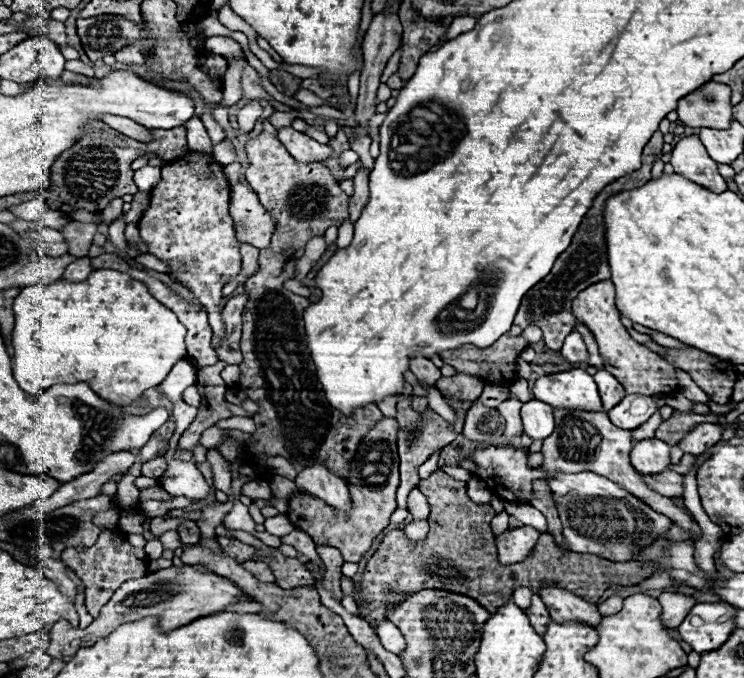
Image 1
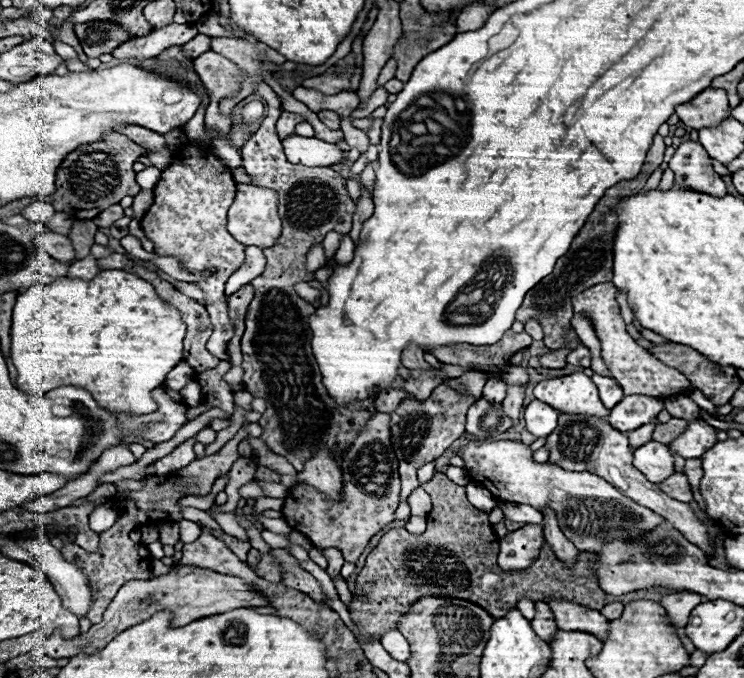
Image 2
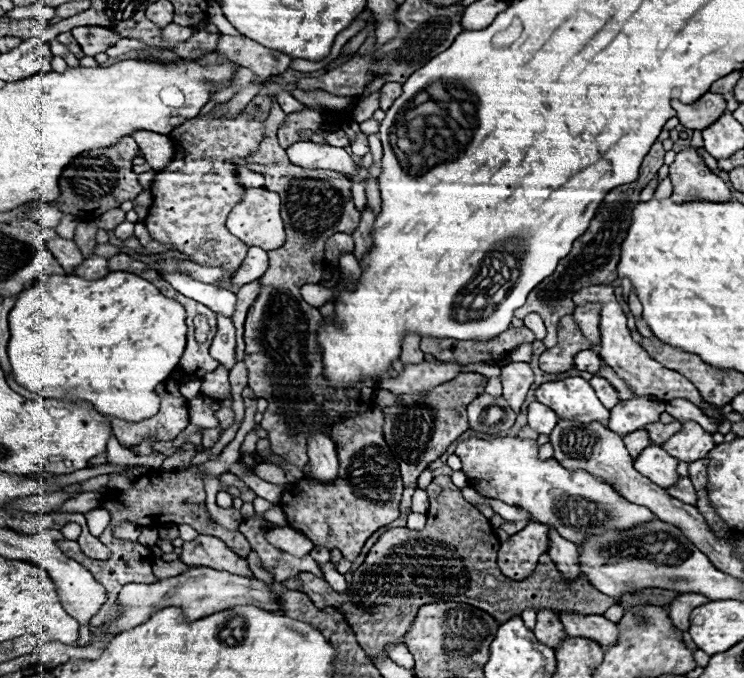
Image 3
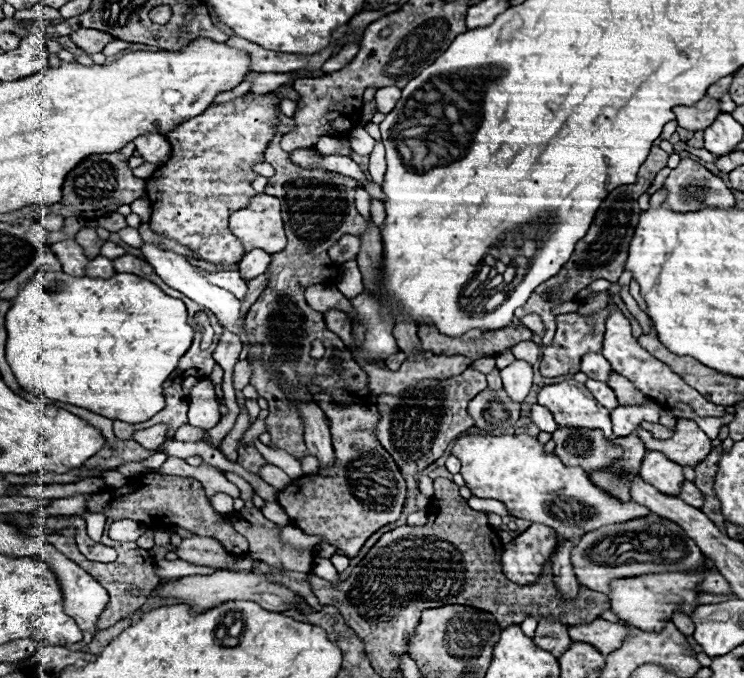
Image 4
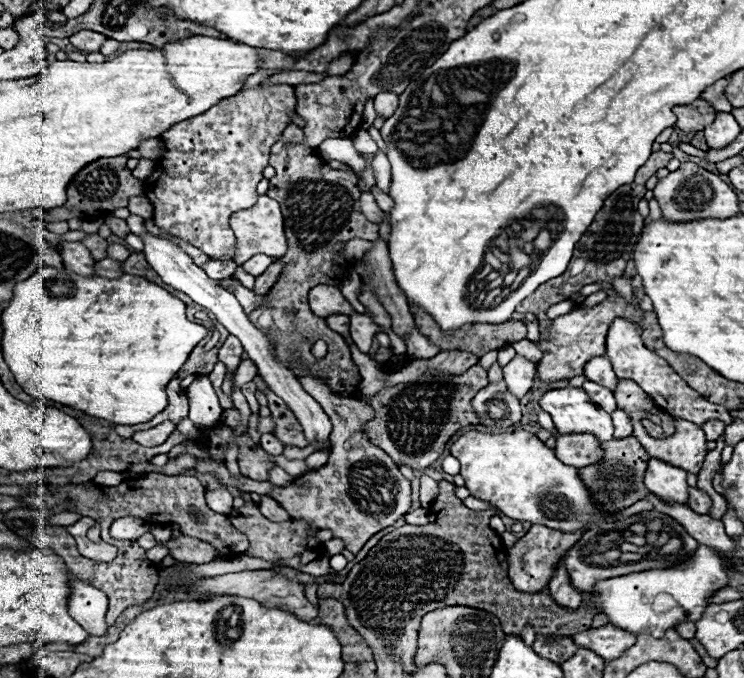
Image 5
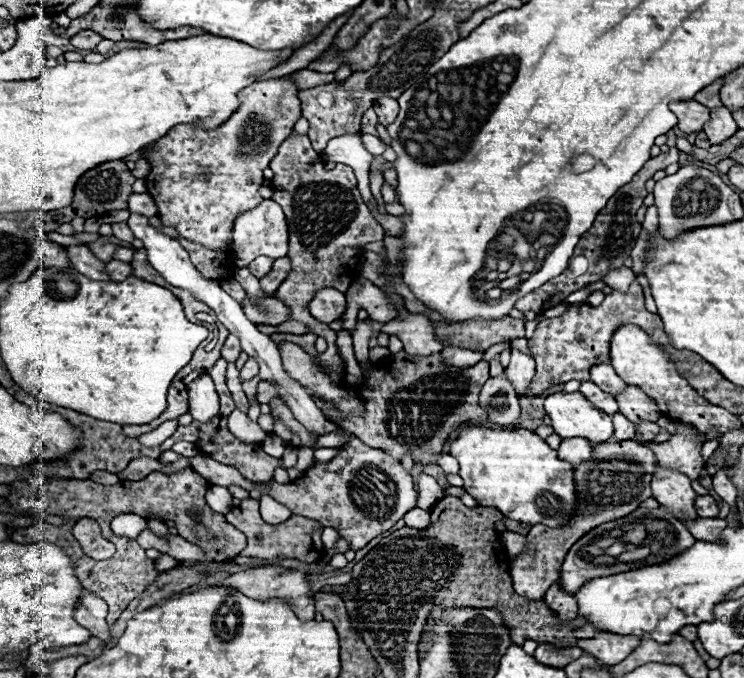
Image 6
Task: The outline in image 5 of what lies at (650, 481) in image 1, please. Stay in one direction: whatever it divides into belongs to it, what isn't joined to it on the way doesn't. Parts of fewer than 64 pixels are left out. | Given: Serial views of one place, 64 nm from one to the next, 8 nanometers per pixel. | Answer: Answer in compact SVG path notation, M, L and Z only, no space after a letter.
M688 488L688 506L694 510L694 512L698 512L698 514L708 514L708 510L710 510L710 498L708 498L708 494L706 492L702 492L702 490L698 490L698 488Z

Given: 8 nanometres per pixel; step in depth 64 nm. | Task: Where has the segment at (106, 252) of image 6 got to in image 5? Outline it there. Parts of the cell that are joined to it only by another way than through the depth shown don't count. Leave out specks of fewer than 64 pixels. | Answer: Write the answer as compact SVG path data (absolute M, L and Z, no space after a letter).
M86 234L86 238L82 238L80 242L86 244L86 248L90 250L90 254L94 256L94 260L102 260L102 258L106 258L108 242L106 242L104 238L100 238L98 234Z

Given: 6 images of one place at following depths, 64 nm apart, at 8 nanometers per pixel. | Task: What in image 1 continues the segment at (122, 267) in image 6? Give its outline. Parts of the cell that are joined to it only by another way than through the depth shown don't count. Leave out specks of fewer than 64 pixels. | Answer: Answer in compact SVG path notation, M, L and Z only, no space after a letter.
M84 256L84 258L78 258L76 262L68 264L60 280L66 280L66 282L82 282L82 280L88 278L90 272L92 272L92 268L90 268L90 258Z

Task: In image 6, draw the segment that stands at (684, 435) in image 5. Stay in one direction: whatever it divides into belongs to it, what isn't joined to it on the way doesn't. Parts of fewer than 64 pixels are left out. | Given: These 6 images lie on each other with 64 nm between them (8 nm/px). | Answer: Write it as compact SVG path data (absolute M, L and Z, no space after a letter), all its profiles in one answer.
M676 422L676 434L672 434L668 442L646 442L644 446L654 452L658 464L662 464L664 468L678 470L696 480L704 468L702 442L698 442L698 436L700 432L694 426Z

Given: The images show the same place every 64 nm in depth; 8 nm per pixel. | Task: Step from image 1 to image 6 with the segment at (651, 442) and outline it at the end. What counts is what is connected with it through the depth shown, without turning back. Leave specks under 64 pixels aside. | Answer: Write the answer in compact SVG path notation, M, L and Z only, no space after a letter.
M656 464L652 474L652 496L664 506L668 512L672 512L676 518L696 518L694 512L694 496L696 492L690 486L690 478L682 476L680 472L674 472L670 468L662 468Z

